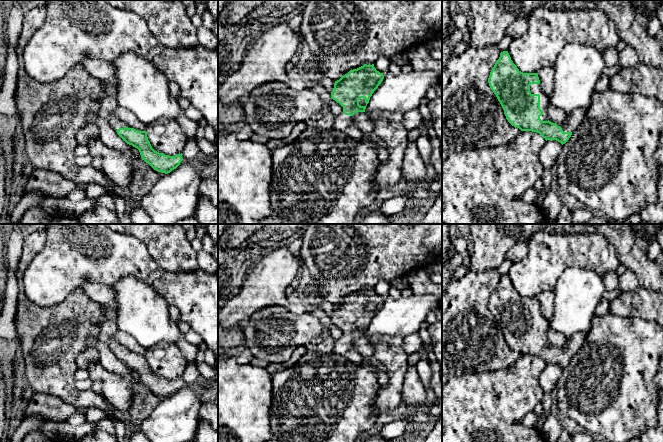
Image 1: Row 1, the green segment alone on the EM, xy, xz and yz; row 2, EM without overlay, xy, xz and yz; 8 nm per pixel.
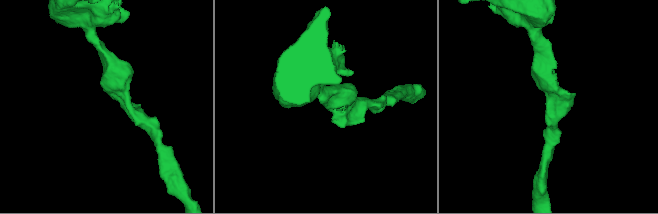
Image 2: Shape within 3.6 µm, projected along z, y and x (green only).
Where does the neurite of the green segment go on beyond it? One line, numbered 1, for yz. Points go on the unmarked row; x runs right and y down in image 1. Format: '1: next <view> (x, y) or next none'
1: next yz (577, 340)

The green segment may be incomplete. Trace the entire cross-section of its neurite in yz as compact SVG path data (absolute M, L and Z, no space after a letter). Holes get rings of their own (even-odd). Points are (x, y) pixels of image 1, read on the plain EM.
M508 275L500 277L490 296L488 307L508 346L521 355L537 356L546 365L556 364L565 368L586 339L586 334L579 332L572 335L564 347L550 346L550 321L541 312L538 298L521 296Z

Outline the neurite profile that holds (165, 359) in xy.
M159 343L148 350L146 356L152 372L169 380L181 378L188 364L174 343Z

